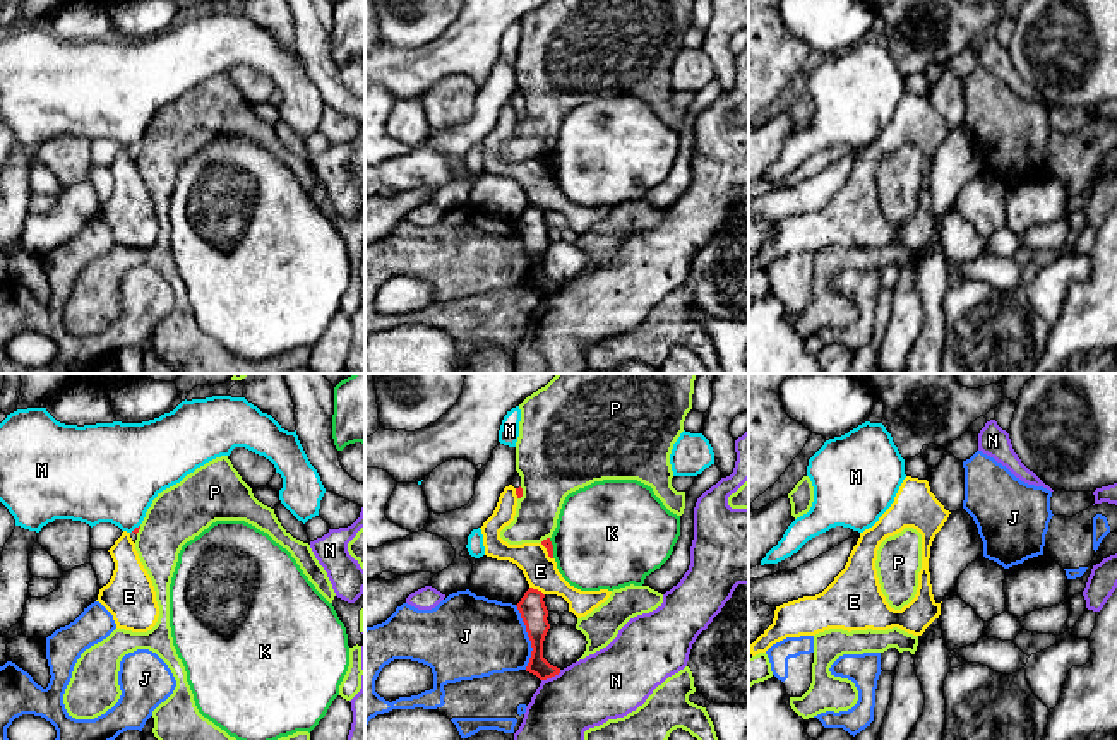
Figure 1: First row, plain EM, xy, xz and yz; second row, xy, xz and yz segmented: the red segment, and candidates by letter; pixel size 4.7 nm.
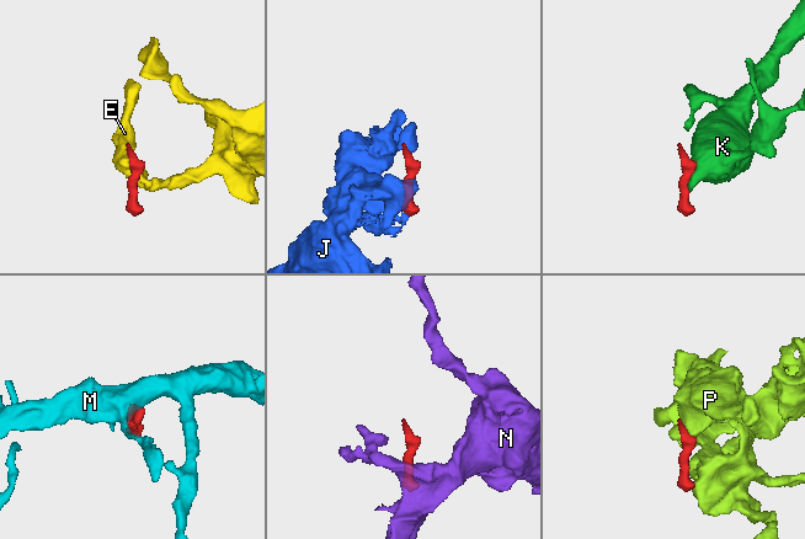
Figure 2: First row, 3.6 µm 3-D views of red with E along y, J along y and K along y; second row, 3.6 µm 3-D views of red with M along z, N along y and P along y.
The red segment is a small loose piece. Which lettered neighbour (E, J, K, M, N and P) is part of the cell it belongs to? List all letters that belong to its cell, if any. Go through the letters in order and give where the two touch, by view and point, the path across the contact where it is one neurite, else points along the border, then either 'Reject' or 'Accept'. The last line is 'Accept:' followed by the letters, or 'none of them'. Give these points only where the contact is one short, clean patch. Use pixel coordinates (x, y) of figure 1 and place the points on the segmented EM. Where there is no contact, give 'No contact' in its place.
E: Touches red at xz (537, 590). Reject
J: Touches red at xz (528, 636). Reject
K: Touches red at xz (552, 549). Boundary: xz (549, 538), (554, 557). Reject
M: Touches red at xy (136, 528). Boundary: xy (139, 525), (131, 531). Reject
N: Touches red at xz (550, 677). Boundary: xz (561, 670), (542, 680). Reject
P: Touches red at xz (521, 494). Reject
Accept: none of them

